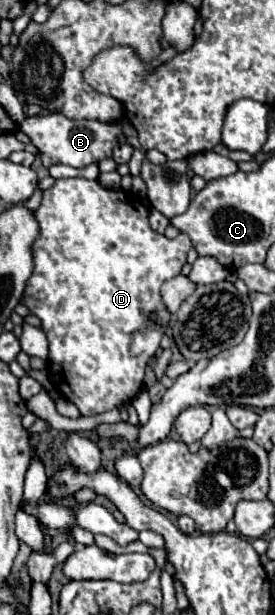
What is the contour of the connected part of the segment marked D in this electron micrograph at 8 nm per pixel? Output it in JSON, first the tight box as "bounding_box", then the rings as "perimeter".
{"bounding_box":[22,177,192,415],"perimeter":[[[76,177],[76,179],[58,179],[54,187],[44,191],[42,197],[42,205],[38,207],[38,211],[34,213],[38,225],[40,225],[40,235],[38,239],[32,243],[32,257],[34,257],[34,271],[26,283],[24,289],[24,299],[22,303],[30,309],[32,315],[36,315],[42,321],[42,331],[48,337],[50,343],[50,373],[54,375],[54,383],[58,387],[58,391],[64,393],[64,397],[68,397],[82,415],[94,415],[100,411],[108,411],[112,407],[118,407],[122,403],[130,403],[138,391],[142,389],[142,379],[144,379],[144,371],[148,365],[148,359],[156,353],[160,337],[164,335],[164,329],[170,325],[170,311],[164,307],[162,295],[160,295],[160,287],[166,279],[176,277],[182,271],[182,265],[186,263],[186,255],[192,247],[188,235],[180,233],[174,239],[168,239],[166,235],[154,231],[148,223],[148,205],[132,191],[124,191],[124,189],[106,189],[100,185],[100,181],[90,181],[84,177]]]}

